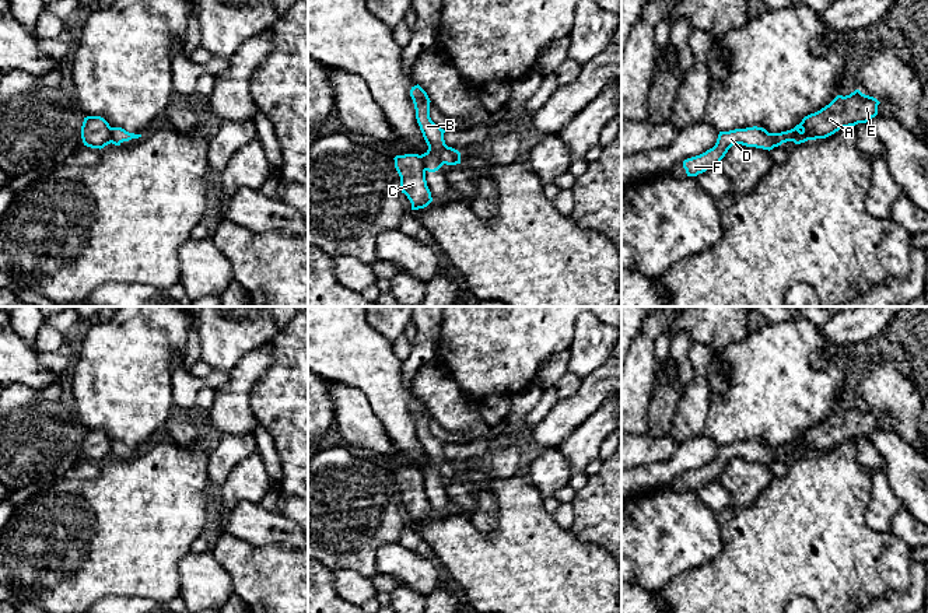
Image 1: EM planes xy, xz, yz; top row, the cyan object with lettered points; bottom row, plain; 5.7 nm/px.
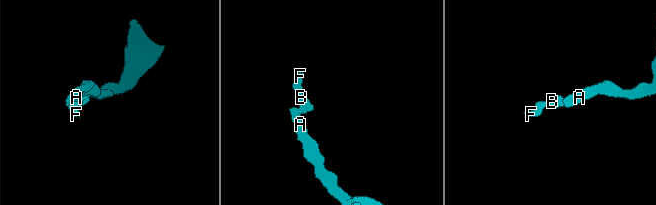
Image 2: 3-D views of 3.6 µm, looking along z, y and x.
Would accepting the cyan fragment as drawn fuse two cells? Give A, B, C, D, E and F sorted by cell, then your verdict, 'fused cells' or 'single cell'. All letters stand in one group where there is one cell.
A C E / B D F | fused cells

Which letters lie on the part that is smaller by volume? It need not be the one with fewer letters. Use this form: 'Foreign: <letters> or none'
Foreign: B, D, F

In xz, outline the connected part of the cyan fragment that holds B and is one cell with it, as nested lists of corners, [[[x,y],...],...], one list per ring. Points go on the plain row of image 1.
[[[417,397],[412,400],[410,410],[414,417],[417,437],[428,459],[428,463],[424,467],[421,467],[424,483],[428,486],[435,486],[444,477],[461,477],[461,466],[445,458],[445,444],[437,439],[430,431],[431,414],[427,406]]]

